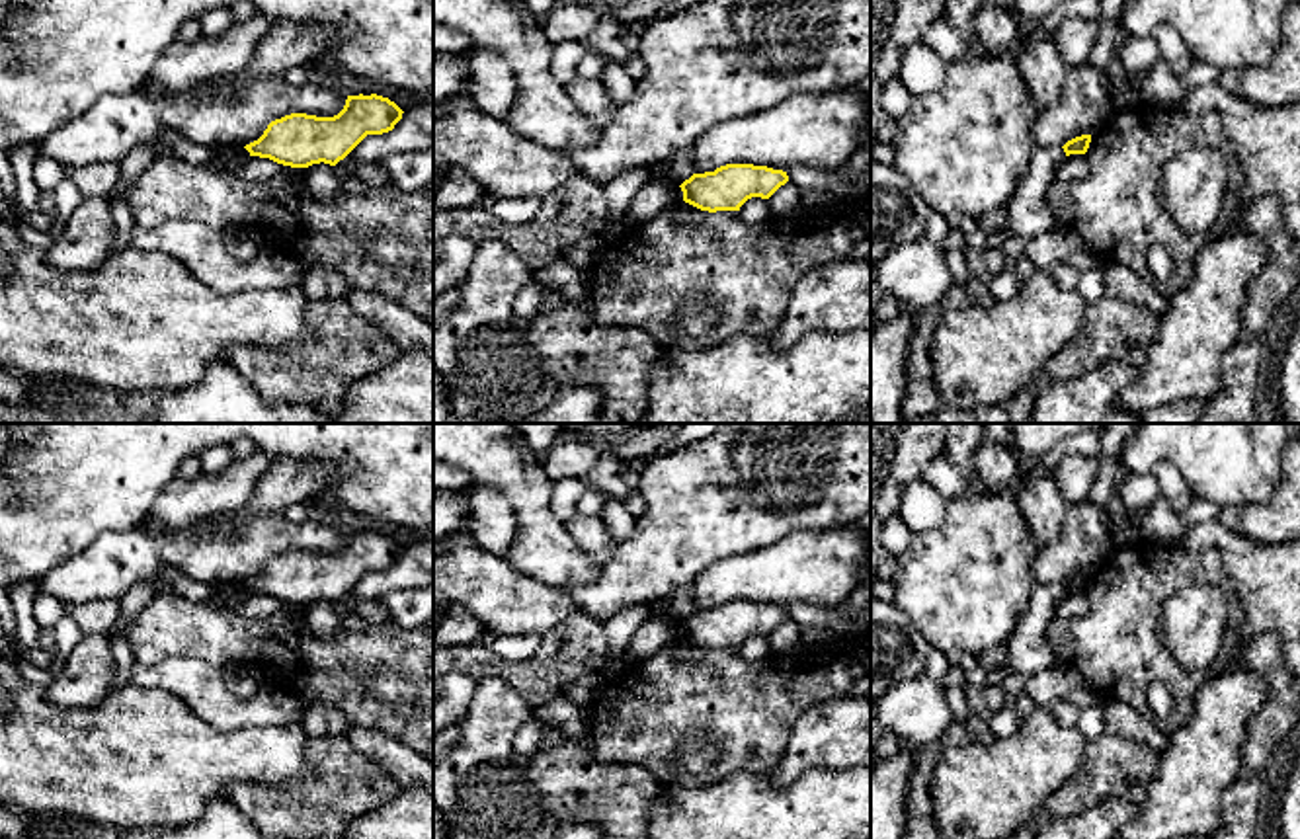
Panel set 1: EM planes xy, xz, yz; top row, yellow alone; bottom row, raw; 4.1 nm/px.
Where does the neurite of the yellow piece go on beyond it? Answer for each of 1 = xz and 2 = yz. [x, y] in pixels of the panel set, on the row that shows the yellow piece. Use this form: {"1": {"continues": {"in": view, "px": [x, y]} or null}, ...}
{"1": {"continues": null}, "2": {"continues": null}}

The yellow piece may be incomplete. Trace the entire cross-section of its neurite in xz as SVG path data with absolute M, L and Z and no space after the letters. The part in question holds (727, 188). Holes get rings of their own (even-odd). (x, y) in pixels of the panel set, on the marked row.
M726 164L714 172L693 174L679 187L683 201L709 213L740 211L752 199L769 199L789 181L787 172L753 164Z

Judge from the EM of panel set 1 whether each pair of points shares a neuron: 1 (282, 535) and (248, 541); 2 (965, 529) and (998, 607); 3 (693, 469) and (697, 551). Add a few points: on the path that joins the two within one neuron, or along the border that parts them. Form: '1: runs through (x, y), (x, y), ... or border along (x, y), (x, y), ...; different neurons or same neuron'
1: runs through (274, 535), (256, 539); same neuron
2: runs through (978, 549), (978, 588); same neuron
3: runs through (693, 488), (695, 531); same neuron

